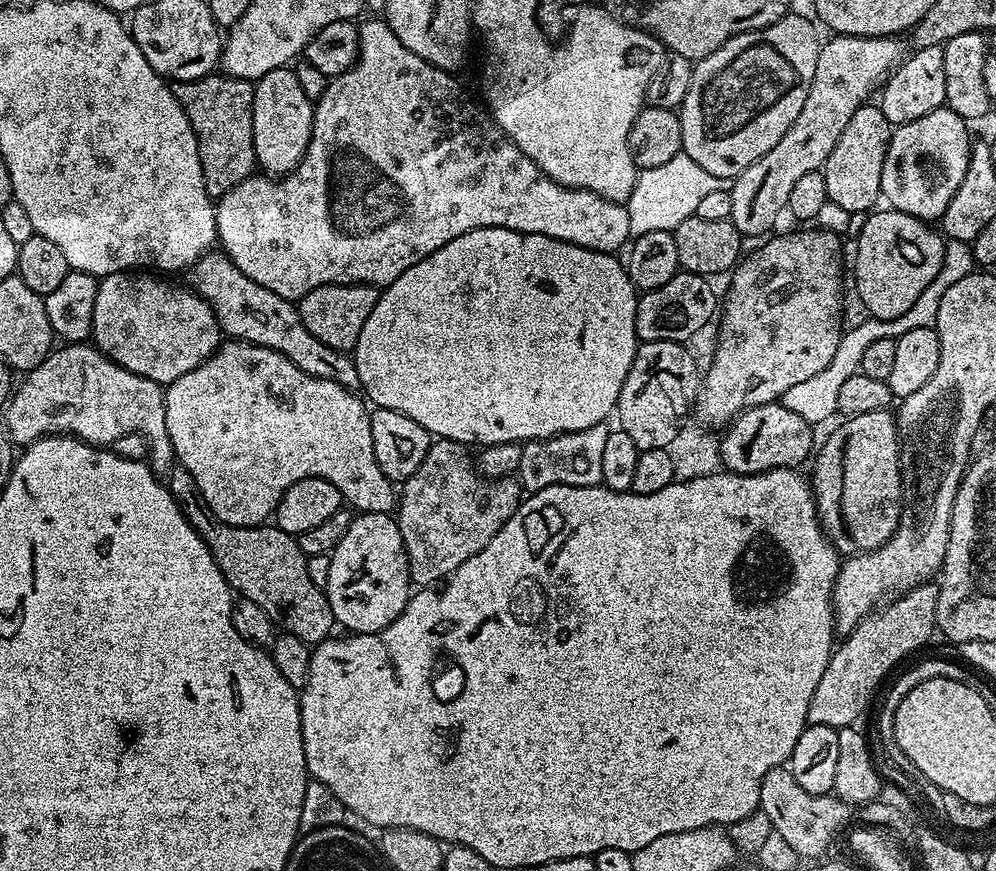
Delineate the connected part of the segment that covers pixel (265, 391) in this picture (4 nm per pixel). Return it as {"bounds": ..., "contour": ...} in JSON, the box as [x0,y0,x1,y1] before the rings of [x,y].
{"bounds":[164,339,398,528],"contour":[[[229,339],[227,342],[221,343],[215,354],[206,362],[202,362],[202,366],[190,370],[190,374],[182,374],[182,378],[178,378],[164,388],[166,430],[170,434],[170,442],[174,446],[176,464],[190,470],[190,478],[194,478],[194,482],[198,486],[204,507],[210,509],[224,524],[252,528],[255,524],[265,523],[275,513],[282,494],[286,494],[286,490],[290,490],[290,486],[294,486],[294,482],[315,476],[335,486],[340,491],[341,497],[347,503],[349,500],[353,504],[351,507],[357,513],[391,513],[398,504],[398,488],[393,481],[386,478],[386,474],[382,474],[382,470],[374,458],[374,438],[370,438],[370,408],[359,395],[357,395],[358,397],[356,395],[357,393],[353,389],[344,388],[338,382],[330,382],[326,378],[314,378],[310,374],[306,374],[306,370],[298,370],[298,366],[294,366],[294,362],[290,362],[290,358],[286,358],[280,352],[263,348],[257,344],[248,344],[245,340]]]}

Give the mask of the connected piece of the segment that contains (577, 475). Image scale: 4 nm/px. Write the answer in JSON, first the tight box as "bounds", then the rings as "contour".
{"bounds":[517,422,610,494],"contour":[[[597,422],[586,430],[567,432],[565,435],[552,436],[550,439],[527,441],[517,472],[521,487],[531,494],[552,485],[600,484],[603,446],[610,432],[607,423]]]}

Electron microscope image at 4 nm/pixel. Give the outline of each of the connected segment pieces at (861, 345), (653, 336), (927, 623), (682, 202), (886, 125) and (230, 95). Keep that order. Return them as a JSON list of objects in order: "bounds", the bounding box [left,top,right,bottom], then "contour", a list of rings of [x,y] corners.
[{"bounds":[779,240,973,426],"contour":[[[948,240],[944,246],[944,261],[942,270],[938,270],[938,278],[934,278],[934,282],[930,282],[930,286],[926,286],[926,290],[922,290],[918,302],[914,302],[914,306],[910,306],[910,310],[906,310],[906,314],[893,320],[864,318],[861,324],[854,325],[849,332],[847,329],[841,335],[838,350],[834,350],[834,358],[830,358],[829,364],[822,370],[818,370],[818,374],[814,374],[814,378],[806,378],[806,382],[797,382],[794,386],[790,386],[790,390],[786,390],[786,394],[780,396],[779,403],[784,404],[786,410],[794,410],[794,414],[802,414],[802,418],[806,418],[806,422],[813,426],[819,426],[823,420],[828,420],[831,416],[835,417],[838,390],[842,387],[842,382],[846,382],[846,378],[853,376],[859,369],[862,362],[862,350],[866,350],[866,346],[870,346],[870,342],[875,342],[877,338],[887,336],[895,338],[906,334],[906,330],[933,327],[938,318],[938,305],[942,303],[942,294],[946,294],[946,290],[950,290],[950,286],[954,286],[954,282],[958,282],[958,278],[966,278],[973,271],[971,243],[967,240]]]},{"bounds":[636,270,718,342],"contour":[[[683,270],[677,272],[666,286],[643,293],[636,301],[636,334],[641,341],[675,340],[683,342],[694,330],[705,325],[711,314],[718,309],[718,296],[712,289],[711,279]]]},{"bounds":[808,582,938,724],"contour":[[[929,582],[919,584],[909,592],[899,593],[862,618],[856,629],[847,633],[841,644],[839,641],[833,647],[830,662],[826,670],[822,670],[822,678],[814,689],[814,698],[810,698],[808,724],[832,724],[836,720],[856,722],[867,710],[884,675],[915,648],[922,647],[931,638],[932,632],[934,636],[937,606],[938,587]]]},{"bounds":[625,152,731,237],"contour":[[[683,152],[670,158],[663,166],[641,169],[637,173],[636,186],[625,205],[630,215],[631,237],[650,234],[651,231],[675,231],[686,218],[695,215],[699,203],[707,194],[715,190],[729,191],[731,185],[731,180],[708,174]]]},{"bounds":[822,102,894,214],"contour":[[[869,102],[854,110],[854,118],[850,118],[846,130],[842,130],[842,138],[838,138],[834,150],[830,150],[830,158],[826,158],[822,169],[830,202],[842,206],[847,212],[865,214],[879,205],[876,203],[881,203],[882,166],[886,162],[886,150],[893,131],[894,126],[875,103]]]},{"bounds":[171,74,258,198],"contour":[[[209,74],[200,80],[175,81],[171,89],[194,130],[194,138],[198,138],[206,194],[213,198],[222,197],[258,168],[254,154],[253,81]]]}]

